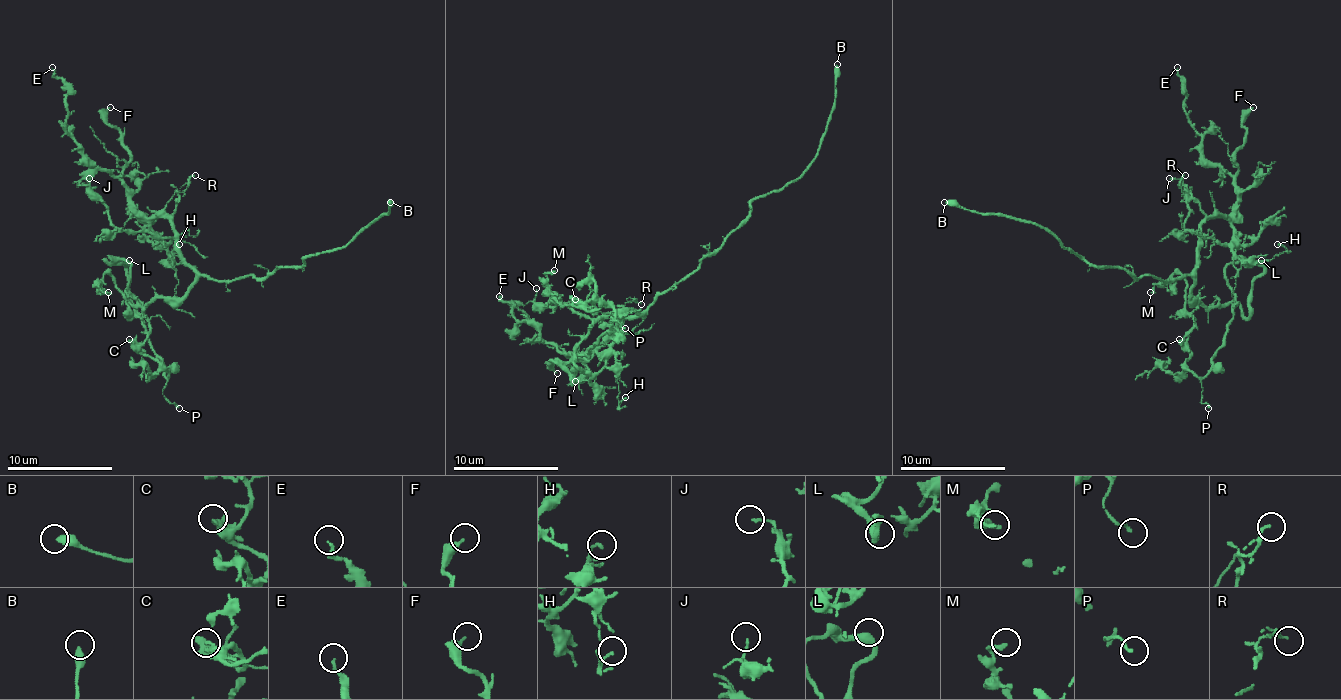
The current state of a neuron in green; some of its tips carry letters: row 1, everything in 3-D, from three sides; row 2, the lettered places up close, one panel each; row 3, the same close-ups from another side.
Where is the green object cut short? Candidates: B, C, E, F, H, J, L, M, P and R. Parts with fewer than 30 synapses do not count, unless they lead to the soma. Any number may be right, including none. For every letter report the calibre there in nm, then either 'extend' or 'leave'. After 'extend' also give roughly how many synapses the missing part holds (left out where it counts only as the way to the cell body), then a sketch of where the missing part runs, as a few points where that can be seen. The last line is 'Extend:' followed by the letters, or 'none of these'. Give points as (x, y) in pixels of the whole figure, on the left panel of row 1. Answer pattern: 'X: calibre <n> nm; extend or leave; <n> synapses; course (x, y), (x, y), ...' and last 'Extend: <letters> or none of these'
B: calibre 400 nm; extend
C: calibre 240 nm; leave
E: calibre 150 nm; leave
F: calibre 280 nm; leave
H: calibre 120 nm; leave
J: calibre 110 nm; leave
L: calibre 360 nm; leave
M: calibre 180 nm; leave
P: calibre 130 nm; leave
R: calibre 140 nm; leave
Extend: B

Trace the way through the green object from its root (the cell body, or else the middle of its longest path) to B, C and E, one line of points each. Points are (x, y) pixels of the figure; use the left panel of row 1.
B: (184, 294), (197, 276), (266, 278), (277, 268), (298, 268), (306, 257), (340, 249), (385, 215), (390, 202)
C: (184, 294), (153, 297), (145, 305), (129, 300), (139, 302), (147, 342), (168, 376), (129, 339)
E: (184, 294), (195, 271), (174, 226), (147, 218), (65, 131), (65, 83), (52, 67)

